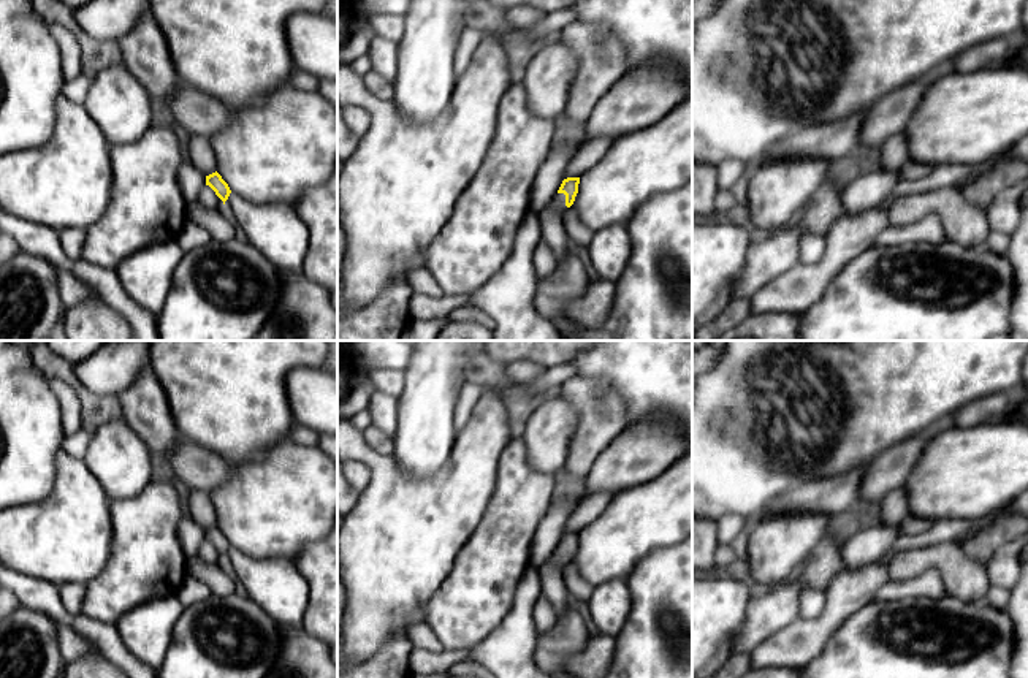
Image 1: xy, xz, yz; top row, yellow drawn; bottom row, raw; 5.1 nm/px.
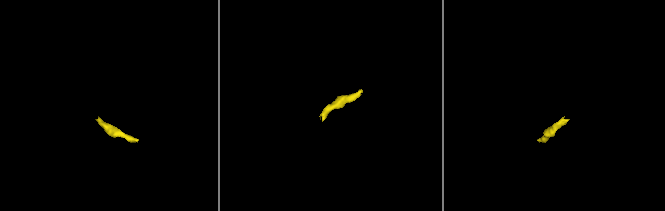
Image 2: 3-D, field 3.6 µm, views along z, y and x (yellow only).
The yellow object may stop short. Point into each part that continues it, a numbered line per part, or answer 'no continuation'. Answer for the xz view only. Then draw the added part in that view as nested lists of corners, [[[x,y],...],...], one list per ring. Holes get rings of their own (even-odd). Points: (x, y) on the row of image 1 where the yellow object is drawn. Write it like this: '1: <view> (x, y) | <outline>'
1: xz (559, 203) | [[[556,193],[556,200],[553,203],[553,209],[564,214],[567,206],[565,206],[565,195],[564,193]]]

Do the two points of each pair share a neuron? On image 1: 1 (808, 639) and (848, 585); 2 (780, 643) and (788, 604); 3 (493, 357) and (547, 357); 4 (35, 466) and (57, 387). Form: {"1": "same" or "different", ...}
{"1": "same", "2": "different", "3": "same", "4": "different"}

